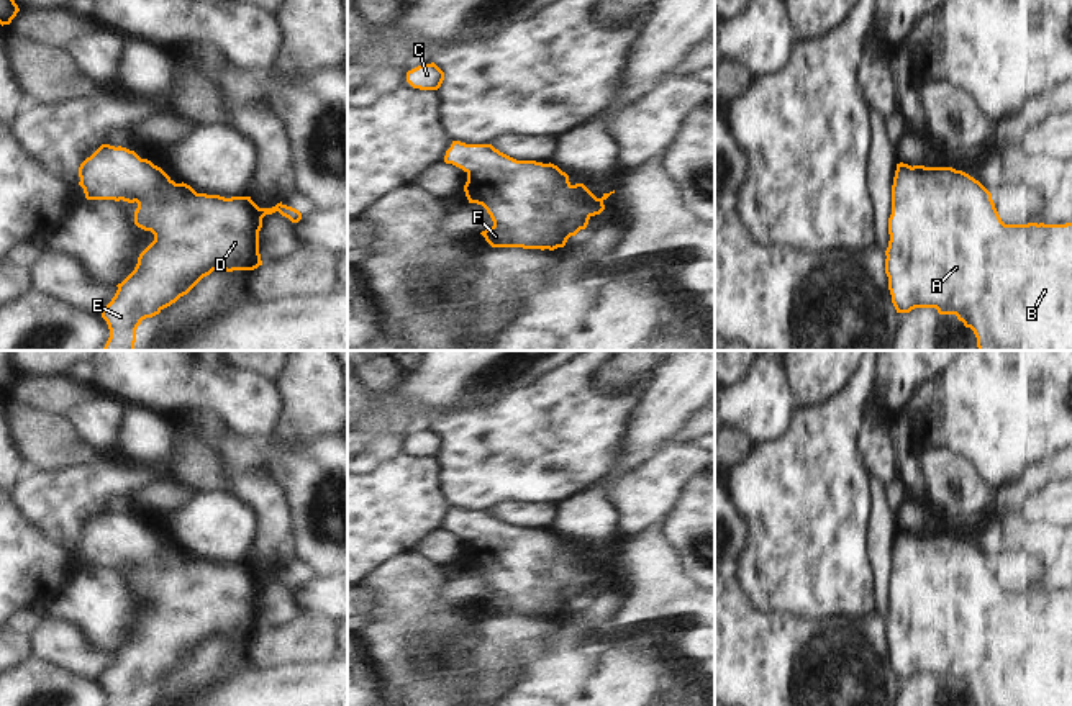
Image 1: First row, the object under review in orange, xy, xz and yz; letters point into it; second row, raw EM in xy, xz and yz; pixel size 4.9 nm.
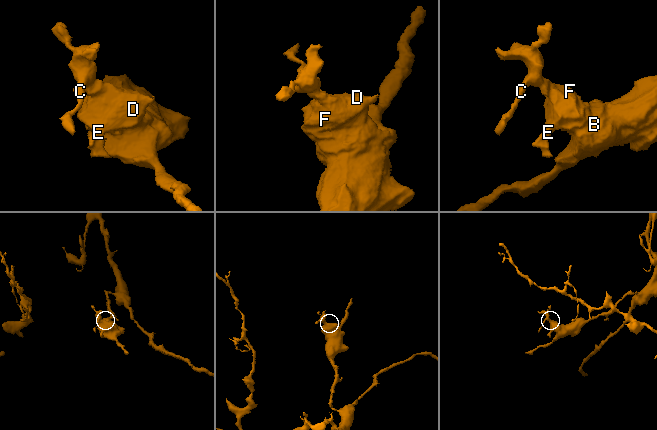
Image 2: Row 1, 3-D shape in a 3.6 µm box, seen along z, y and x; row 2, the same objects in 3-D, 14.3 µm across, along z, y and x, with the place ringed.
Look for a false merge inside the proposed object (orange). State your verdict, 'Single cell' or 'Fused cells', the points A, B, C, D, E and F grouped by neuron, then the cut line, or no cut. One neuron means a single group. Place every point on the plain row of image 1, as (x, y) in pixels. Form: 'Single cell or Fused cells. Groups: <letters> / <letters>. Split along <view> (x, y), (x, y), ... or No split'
Single cell. Groups: A B C D E F. No split.

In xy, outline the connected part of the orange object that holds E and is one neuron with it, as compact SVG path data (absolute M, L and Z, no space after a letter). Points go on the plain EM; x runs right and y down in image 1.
M102 511L80 531L79 544L87 567L136 568L134 591L154 601L154 608L139 621L134 637L116 652L115 663L102 678L110 696L108 706L136 706L143 686L159 681L216 636L233 639L262 632L259 598L266 582L279 578L292 590L302 586L298 577L282 568L272 575L259 575L251 563L197 560L190 552L175 550L161 534L121 513Z

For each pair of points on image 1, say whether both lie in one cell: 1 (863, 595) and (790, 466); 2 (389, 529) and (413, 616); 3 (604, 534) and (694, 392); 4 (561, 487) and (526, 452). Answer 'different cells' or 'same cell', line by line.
1: same cell
2: different cells
3: same cell
4: same cell

